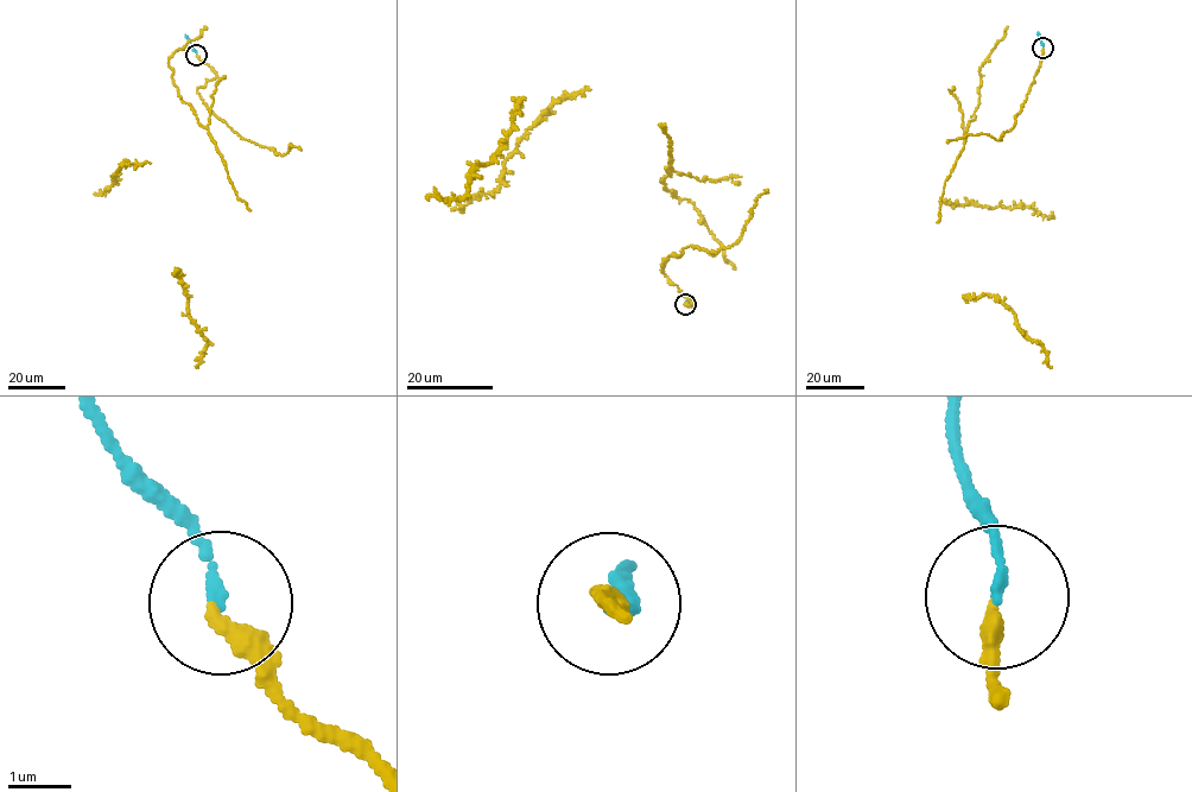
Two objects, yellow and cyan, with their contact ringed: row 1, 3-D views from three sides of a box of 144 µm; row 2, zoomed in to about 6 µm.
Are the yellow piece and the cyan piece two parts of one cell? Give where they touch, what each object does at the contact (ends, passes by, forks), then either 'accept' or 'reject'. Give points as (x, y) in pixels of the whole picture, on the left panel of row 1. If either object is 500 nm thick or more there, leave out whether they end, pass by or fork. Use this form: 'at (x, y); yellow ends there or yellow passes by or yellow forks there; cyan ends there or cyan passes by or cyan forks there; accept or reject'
at (196, 55); yellow ends there; cyan ends there; accept

